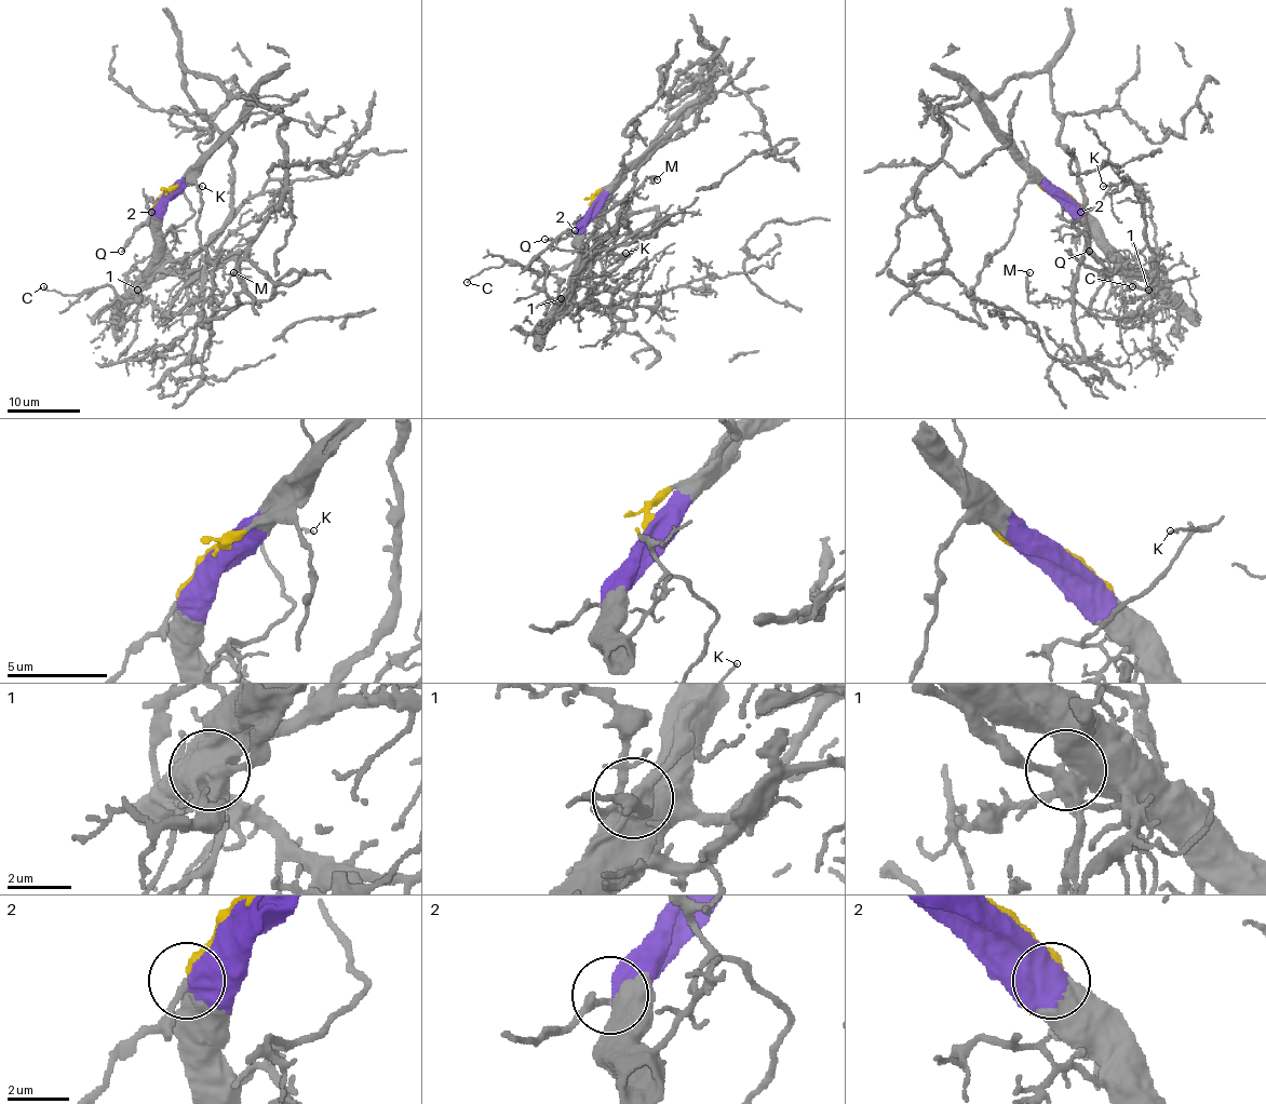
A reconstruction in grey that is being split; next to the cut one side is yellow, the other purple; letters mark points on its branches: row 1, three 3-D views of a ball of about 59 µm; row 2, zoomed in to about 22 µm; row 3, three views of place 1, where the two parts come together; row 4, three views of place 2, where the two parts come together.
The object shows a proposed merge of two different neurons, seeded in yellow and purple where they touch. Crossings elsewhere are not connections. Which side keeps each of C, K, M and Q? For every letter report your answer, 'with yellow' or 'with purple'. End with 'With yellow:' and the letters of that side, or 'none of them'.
C: with purple
K: with purple
M: with purple
Q: with yellow
With yellow: Q

